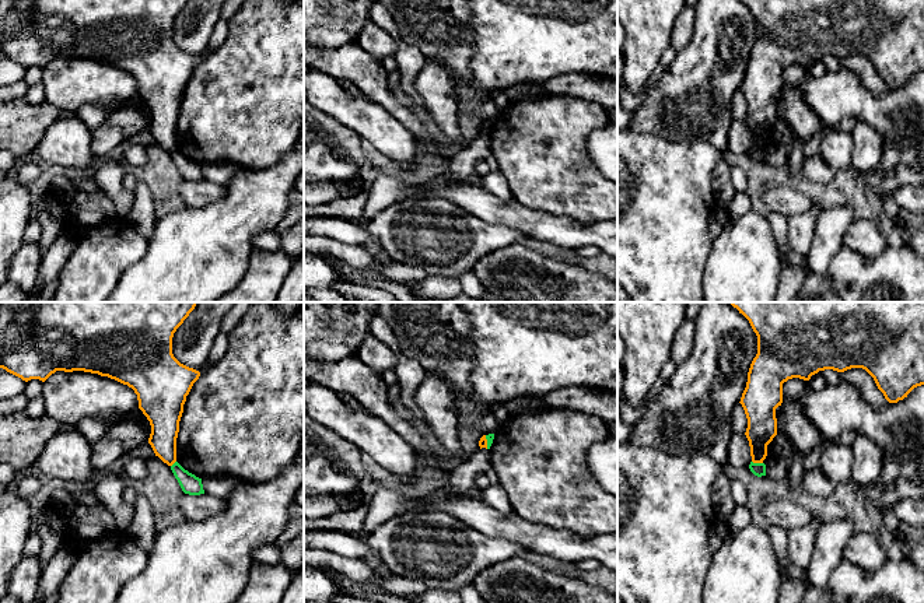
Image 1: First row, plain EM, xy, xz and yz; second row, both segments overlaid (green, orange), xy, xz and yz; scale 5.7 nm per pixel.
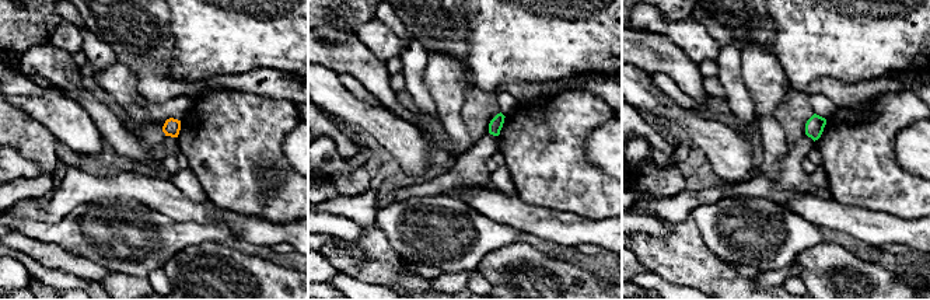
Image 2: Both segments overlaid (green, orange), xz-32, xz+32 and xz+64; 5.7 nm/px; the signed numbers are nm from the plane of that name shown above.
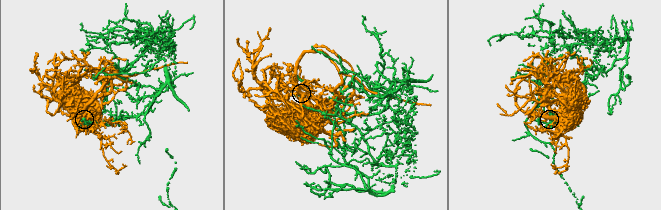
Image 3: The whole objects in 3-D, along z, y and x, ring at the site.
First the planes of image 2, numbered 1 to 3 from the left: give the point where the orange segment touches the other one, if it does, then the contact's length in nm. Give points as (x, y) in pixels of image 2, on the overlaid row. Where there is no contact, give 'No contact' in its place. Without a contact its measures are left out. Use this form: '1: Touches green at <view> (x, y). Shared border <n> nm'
1: No contact
2: No contact
3: No contact

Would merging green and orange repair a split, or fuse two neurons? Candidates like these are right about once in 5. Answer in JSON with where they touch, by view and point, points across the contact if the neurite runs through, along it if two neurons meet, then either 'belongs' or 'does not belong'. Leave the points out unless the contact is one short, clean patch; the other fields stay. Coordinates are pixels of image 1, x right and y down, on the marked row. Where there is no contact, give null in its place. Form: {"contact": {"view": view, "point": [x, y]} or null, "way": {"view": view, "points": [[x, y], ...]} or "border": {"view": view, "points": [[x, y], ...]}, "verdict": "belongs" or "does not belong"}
{"contact": {"view": "yz", "point": [758, 463]}, "border": {"view": "yz", "points": [[752, 460], [762, 463]]}, "verdict": "does not belong"}

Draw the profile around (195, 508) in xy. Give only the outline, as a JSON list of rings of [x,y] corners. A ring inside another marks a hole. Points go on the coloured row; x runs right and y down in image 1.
[[[182,494],[179,498],[179,509],[188,522],[200,522],[210,516],[225,511],[225,498],[217,498],[211,494],[189,495]]]

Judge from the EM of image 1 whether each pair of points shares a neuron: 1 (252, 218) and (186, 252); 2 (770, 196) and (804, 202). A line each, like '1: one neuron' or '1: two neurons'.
1: one neuron
2: one neuron

